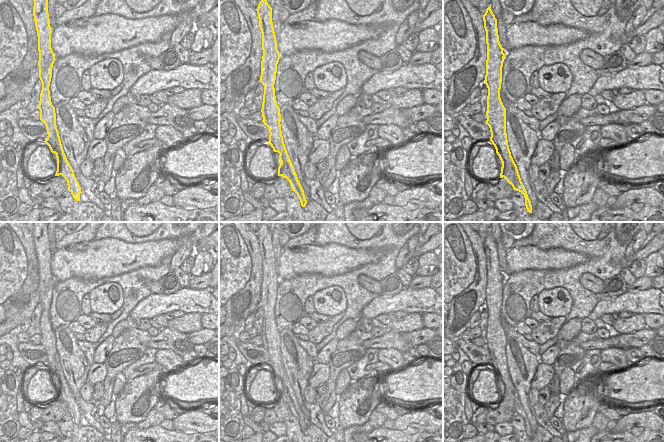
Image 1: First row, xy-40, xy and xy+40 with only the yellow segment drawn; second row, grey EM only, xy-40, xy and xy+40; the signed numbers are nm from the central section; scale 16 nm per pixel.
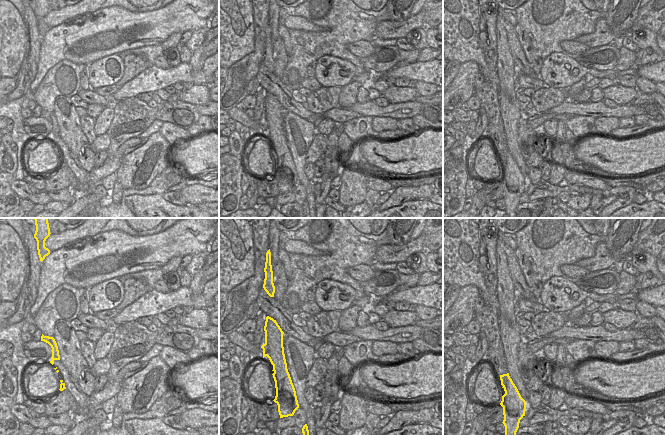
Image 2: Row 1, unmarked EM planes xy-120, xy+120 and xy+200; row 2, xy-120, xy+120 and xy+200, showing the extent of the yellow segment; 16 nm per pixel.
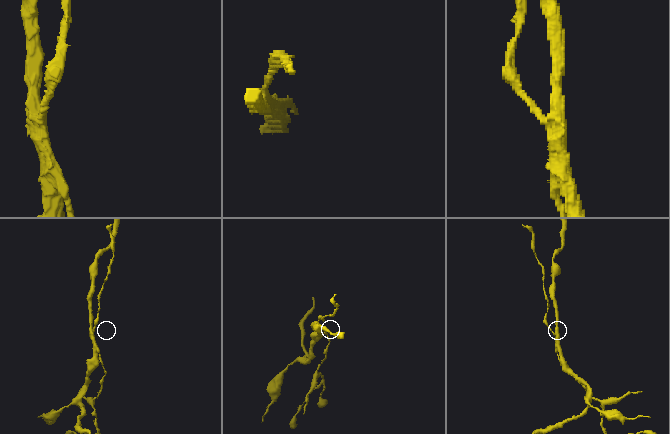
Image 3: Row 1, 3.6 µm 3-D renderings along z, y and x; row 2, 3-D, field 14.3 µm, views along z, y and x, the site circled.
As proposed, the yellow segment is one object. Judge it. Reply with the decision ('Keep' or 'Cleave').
Cleave.

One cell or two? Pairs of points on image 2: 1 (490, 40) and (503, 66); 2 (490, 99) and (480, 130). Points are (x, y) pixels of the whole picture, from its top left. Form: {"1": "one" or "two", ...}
{"1": "two", "2": "two"}

